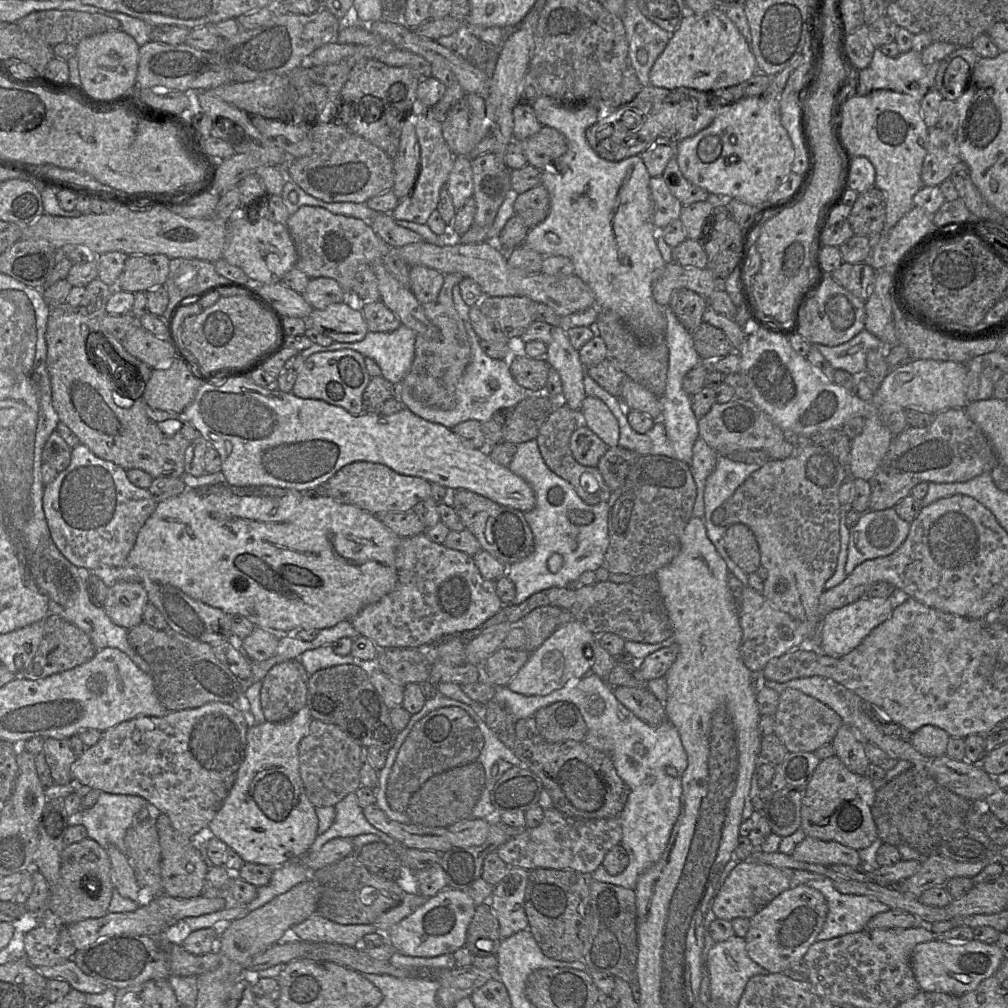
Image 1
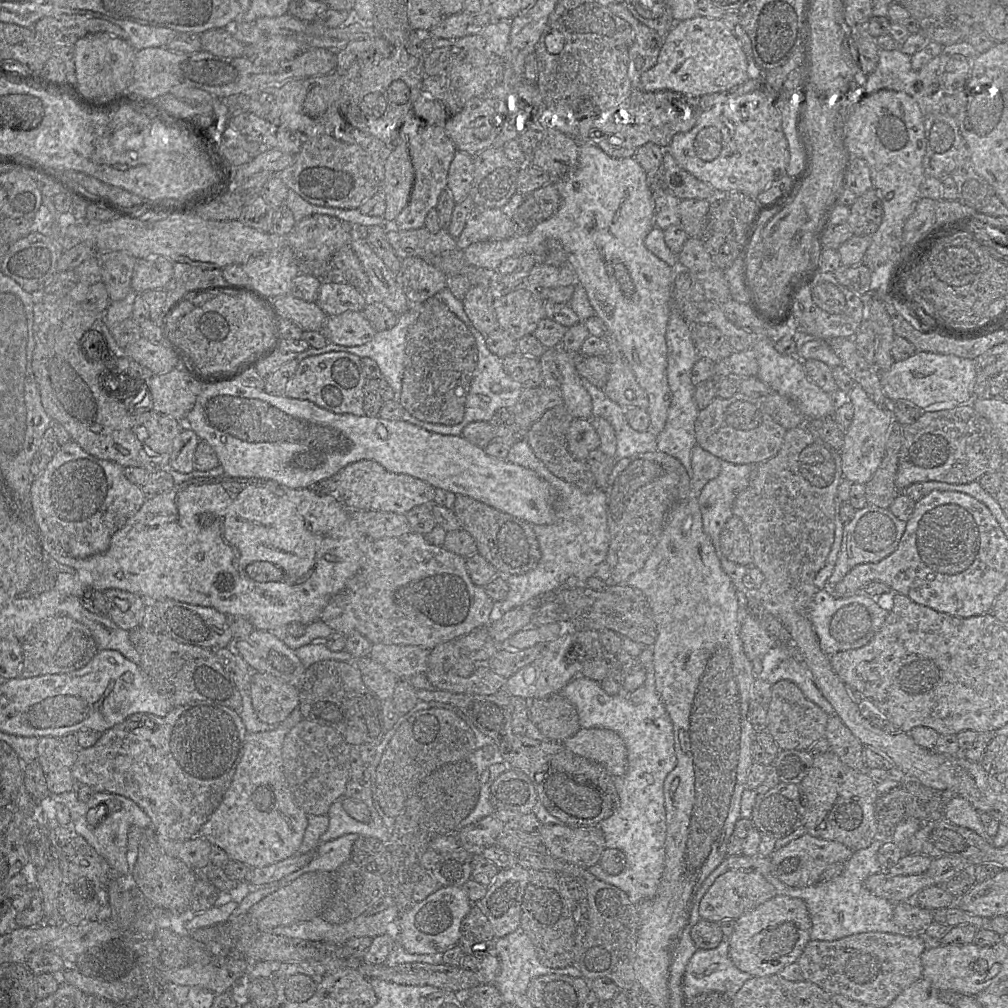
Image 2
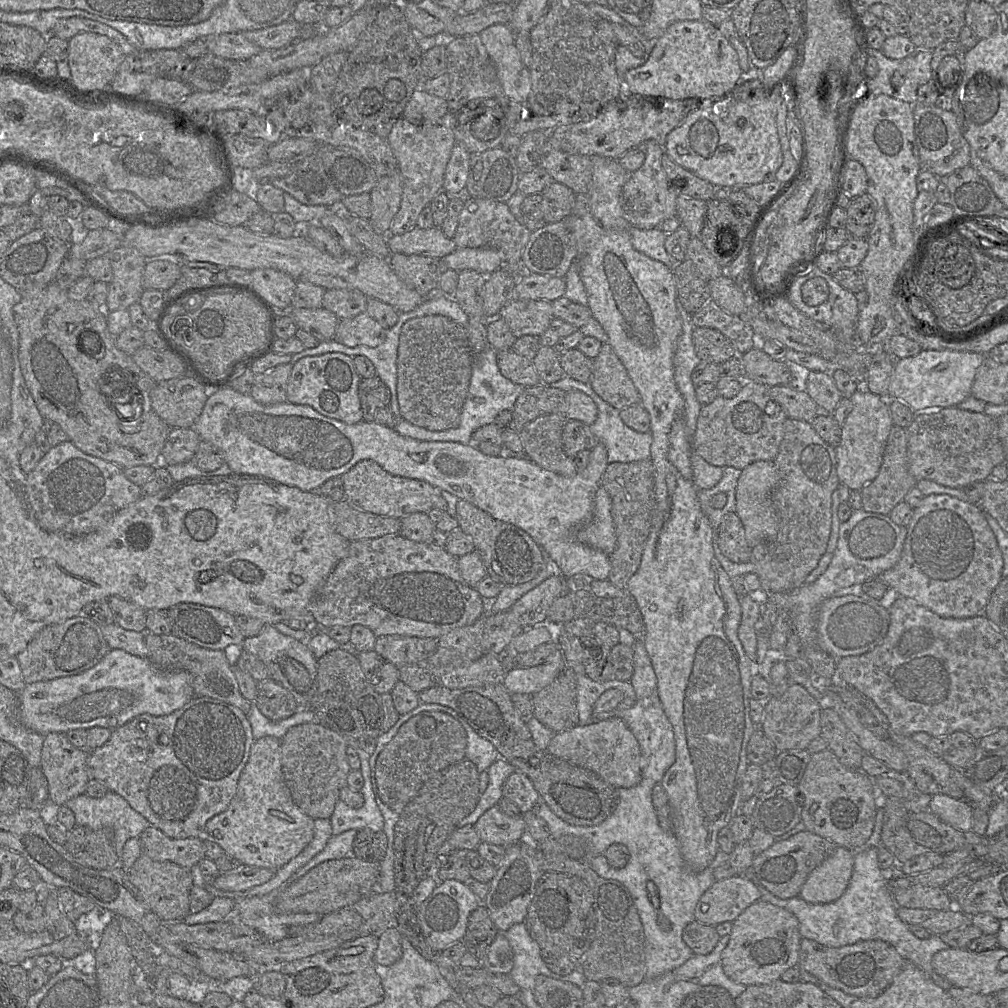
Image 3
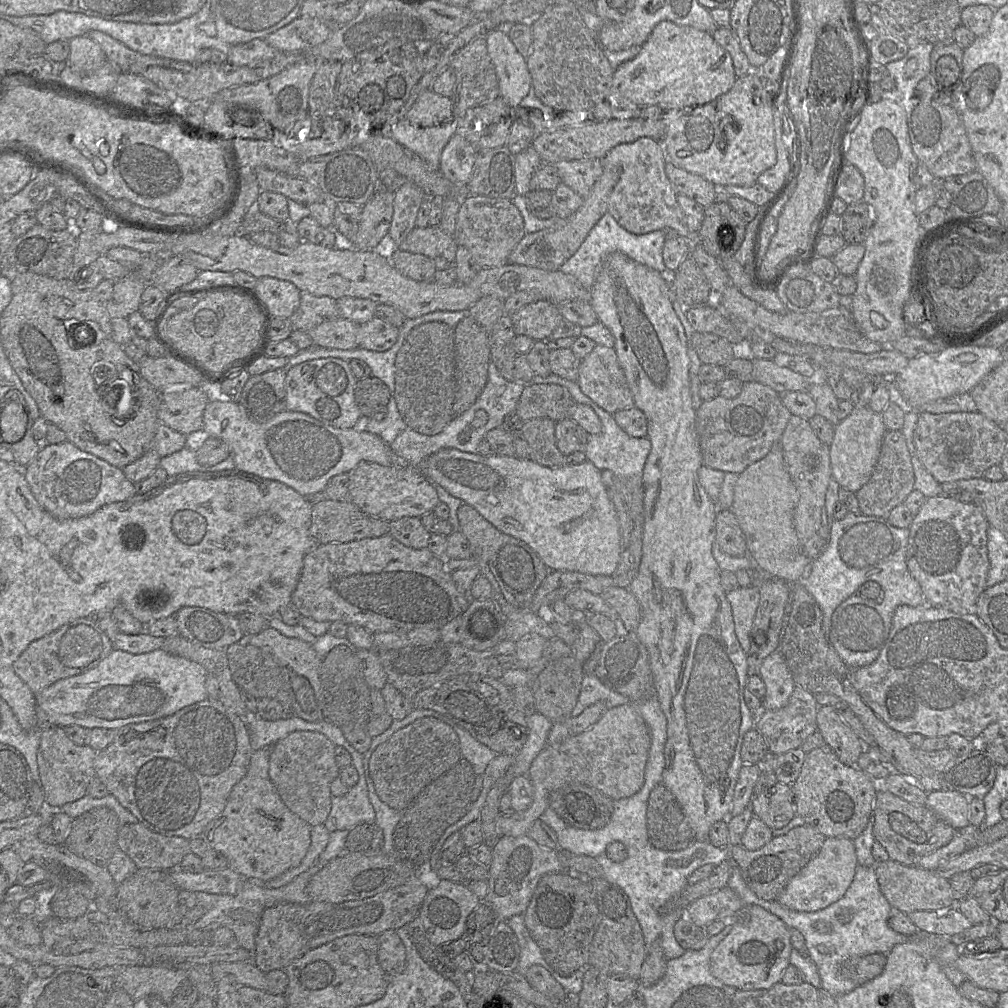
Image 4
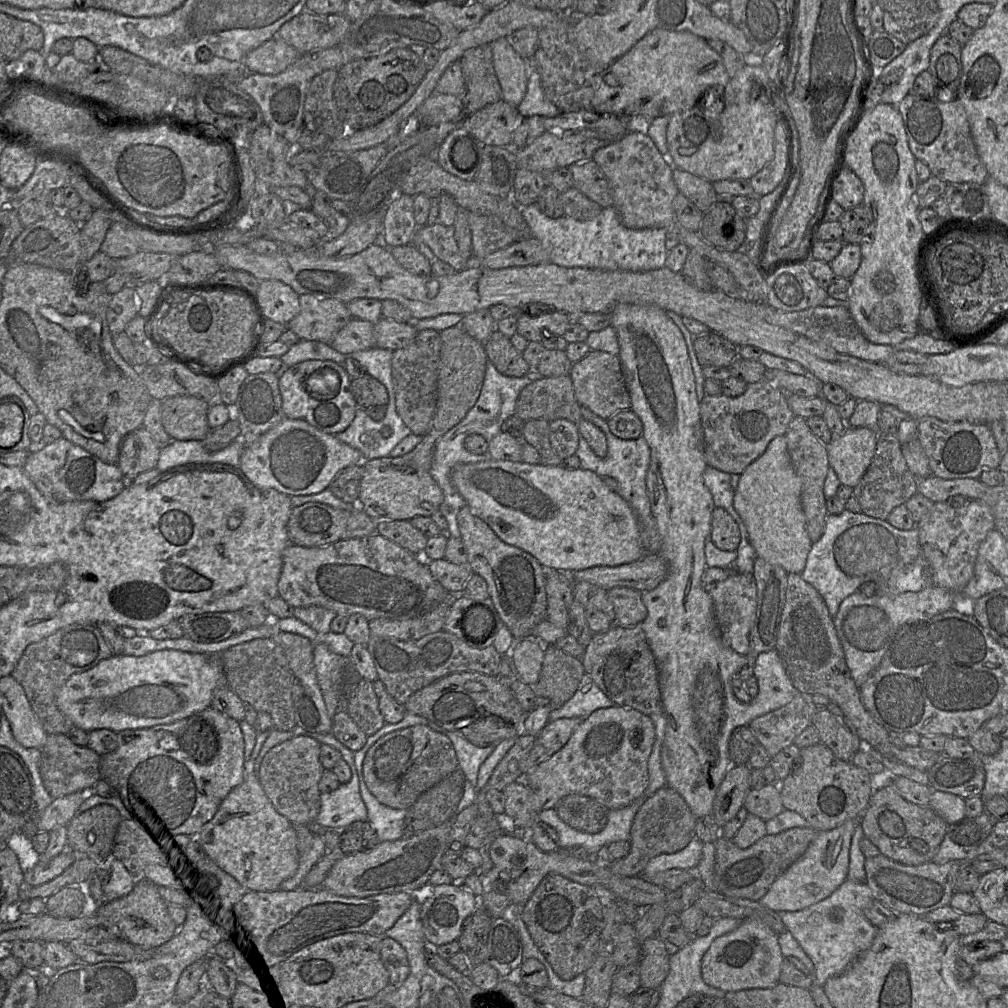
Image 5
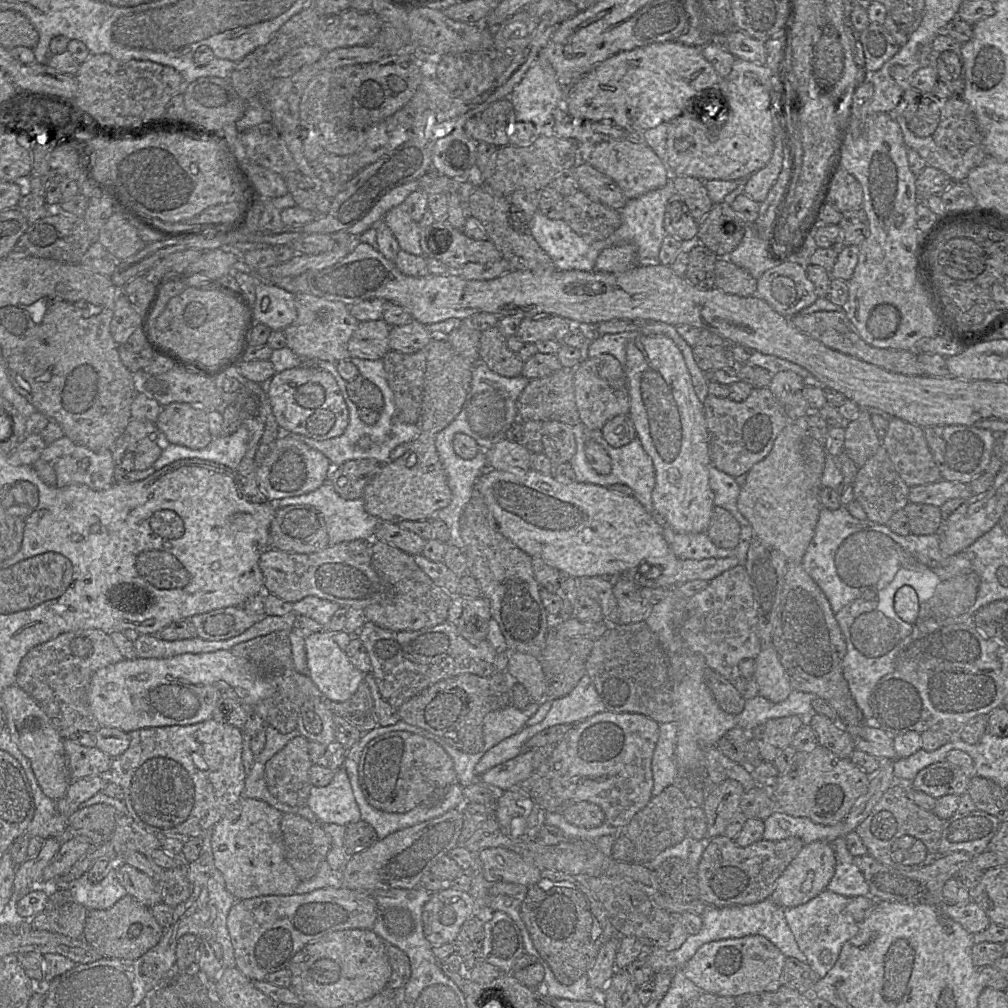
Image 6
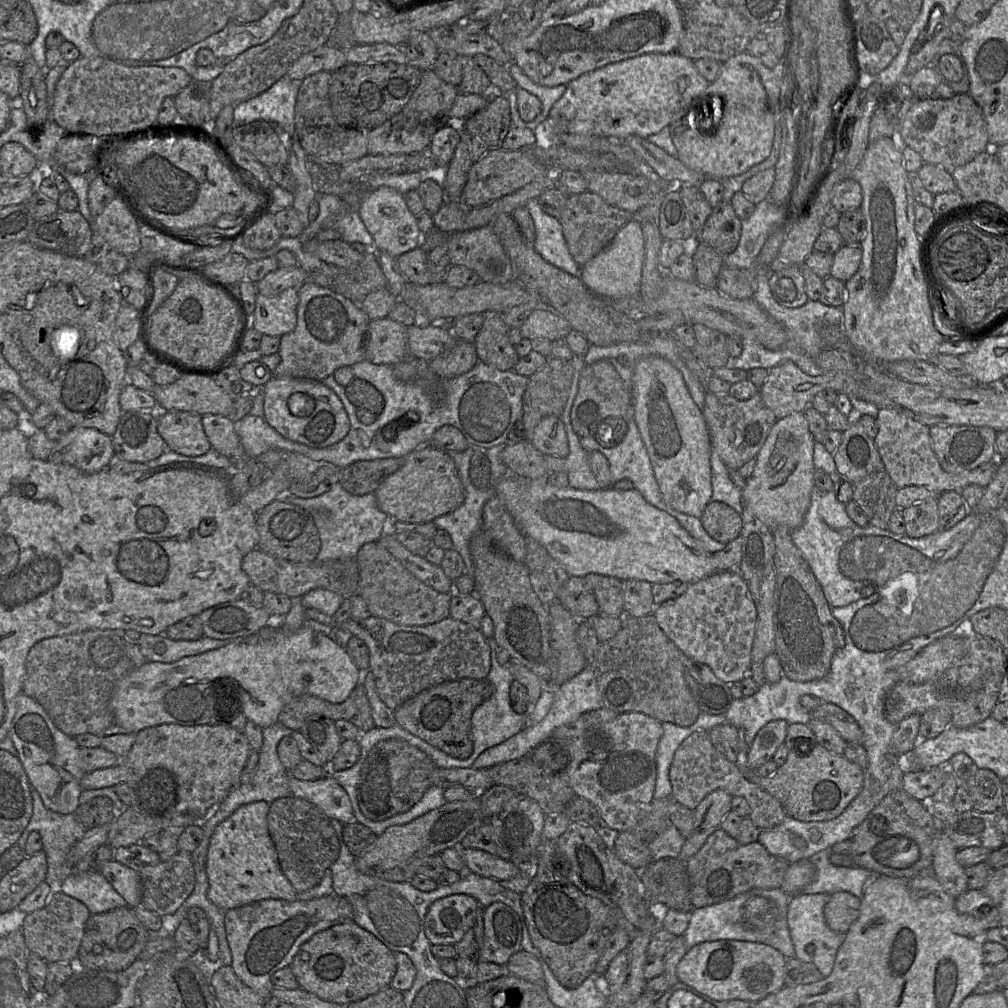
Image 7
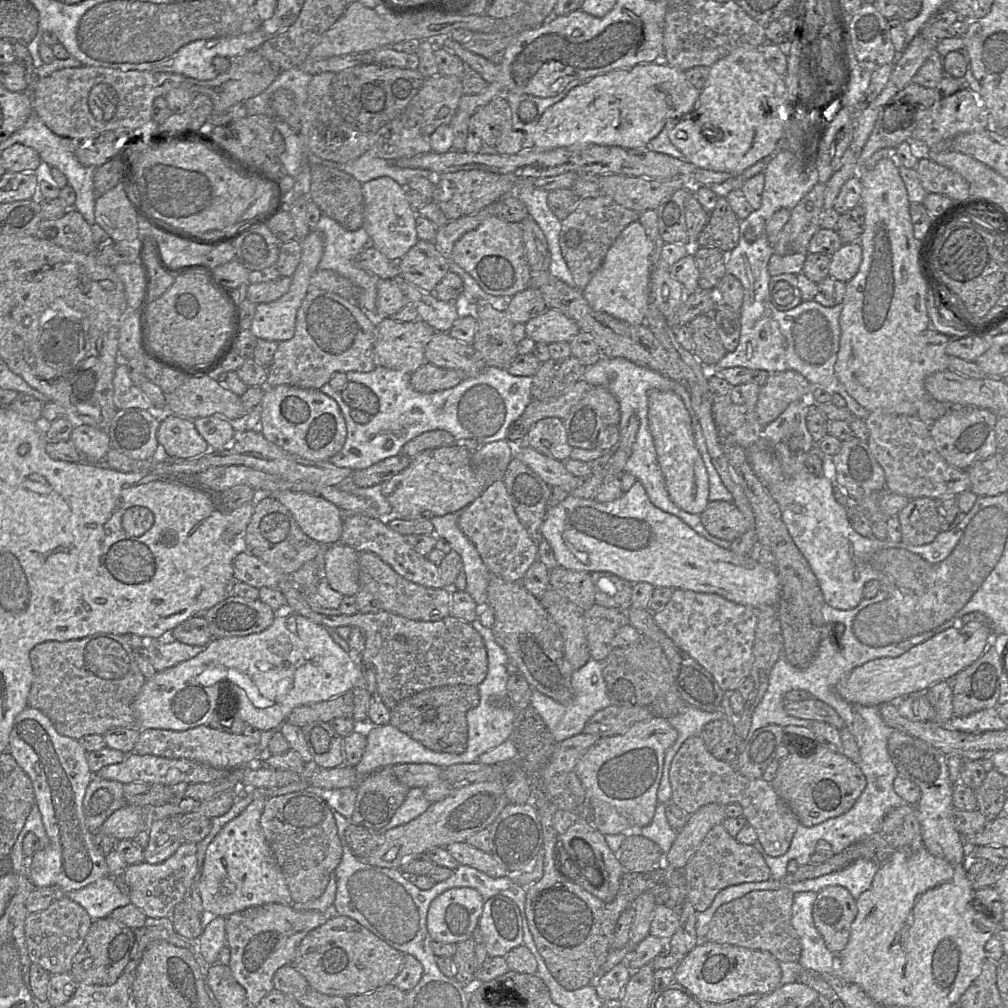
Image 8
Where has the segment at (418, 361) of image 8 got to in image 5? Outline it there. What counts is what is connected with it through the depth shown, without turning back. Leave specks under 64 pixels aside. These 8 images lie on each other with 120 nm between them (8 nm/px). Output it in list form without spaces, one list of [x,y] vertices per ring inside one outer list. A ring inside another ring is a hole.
[[[352,318],[330,341],[329,345],[341,354],[370,349],[374,344],[374,324]]]

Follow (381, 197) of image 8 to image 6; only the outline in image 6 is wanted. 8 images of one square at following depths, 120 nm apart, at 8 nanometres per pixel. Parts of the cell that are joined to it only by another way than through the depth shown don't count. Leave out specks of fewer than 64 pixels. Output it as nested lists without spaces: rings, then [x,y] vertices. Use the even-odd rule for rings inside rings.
[[[404,203],[389,210],[382,220],[398,241],[401,250],[423,255],[420,246],[420,227],[404,207]]]

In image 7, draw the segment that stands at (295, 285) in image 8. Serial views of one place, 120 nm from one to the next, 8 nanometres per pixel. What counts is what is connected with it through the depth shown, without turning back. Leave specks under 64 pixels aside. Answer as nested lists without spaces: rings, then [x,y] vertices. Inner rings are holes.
[[[290,287],[275,296],[258,293],[251,327],[263,335],[278,337],[293,331],[297,323],[299,288]]]

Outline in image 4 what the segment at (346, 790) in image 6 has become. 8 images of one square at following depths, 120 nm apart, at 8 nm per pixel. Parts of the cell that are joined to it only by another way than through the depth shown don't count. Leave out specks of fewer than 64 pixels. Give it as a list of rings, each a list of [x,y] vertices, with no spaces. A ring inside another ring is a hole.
[[[359,775],[357,784],[340,797],[332,797],[331,811],[323,823],[329,832],[347,830],[359,824],[374,824],[375,811],[369,800],[364,775]]]

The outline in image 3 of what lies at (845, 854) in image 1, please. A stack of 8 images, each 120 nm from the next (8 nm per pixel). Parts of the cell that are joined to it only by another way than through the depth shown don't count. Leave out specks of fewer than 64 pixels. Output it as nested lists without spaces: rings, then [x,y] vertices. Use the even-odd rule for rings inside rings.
[[[804,830],[786,840],[775,841],[768,849],[755,855],[749,870],[745,871],[746,876],[778,898],[793,898],[799,896],[810,873],[832,853],[835,847],[836,845],[828,839]]]

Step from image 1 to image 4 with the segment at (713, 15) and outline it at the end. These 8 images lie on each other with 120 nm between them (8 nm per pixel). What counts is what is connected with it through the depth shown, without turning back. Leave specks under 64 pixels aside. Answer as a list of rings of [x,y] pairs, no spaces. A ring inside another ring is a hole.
[[[669,21],[658,23],[638,55],[614,70],[612,87],[606,101],[611,108],[658,106],[664,111],[703,106],[726,94],[736,76],[730,54],[720,47],[712,34]]]

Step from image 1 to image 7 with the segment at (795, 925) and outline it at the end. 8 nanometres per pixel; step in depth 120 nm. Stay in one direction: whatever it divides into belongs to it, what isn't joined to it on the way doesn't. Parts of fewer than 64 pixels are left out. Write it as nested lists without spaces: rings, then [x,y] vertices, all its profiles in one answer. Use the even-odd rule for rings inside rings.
[[[737,940],[703,942],[690,948],[676,967],[678,981],[716,1001],[743,1000],[752,1004],[785,986],[786,958],[771,946]]]

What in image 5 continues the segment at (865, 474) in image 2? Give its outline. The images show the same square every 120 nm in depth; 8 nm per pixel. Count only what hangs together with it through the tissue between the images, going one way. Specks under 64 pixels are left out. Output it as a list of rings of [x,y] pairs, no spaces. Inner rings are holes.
[[[847,427],[842,435],[833,438],[827,445],[829,466],[834,469],[841,484],[852,488],[858,485],[875,454],[878,434],[865,427]]]

